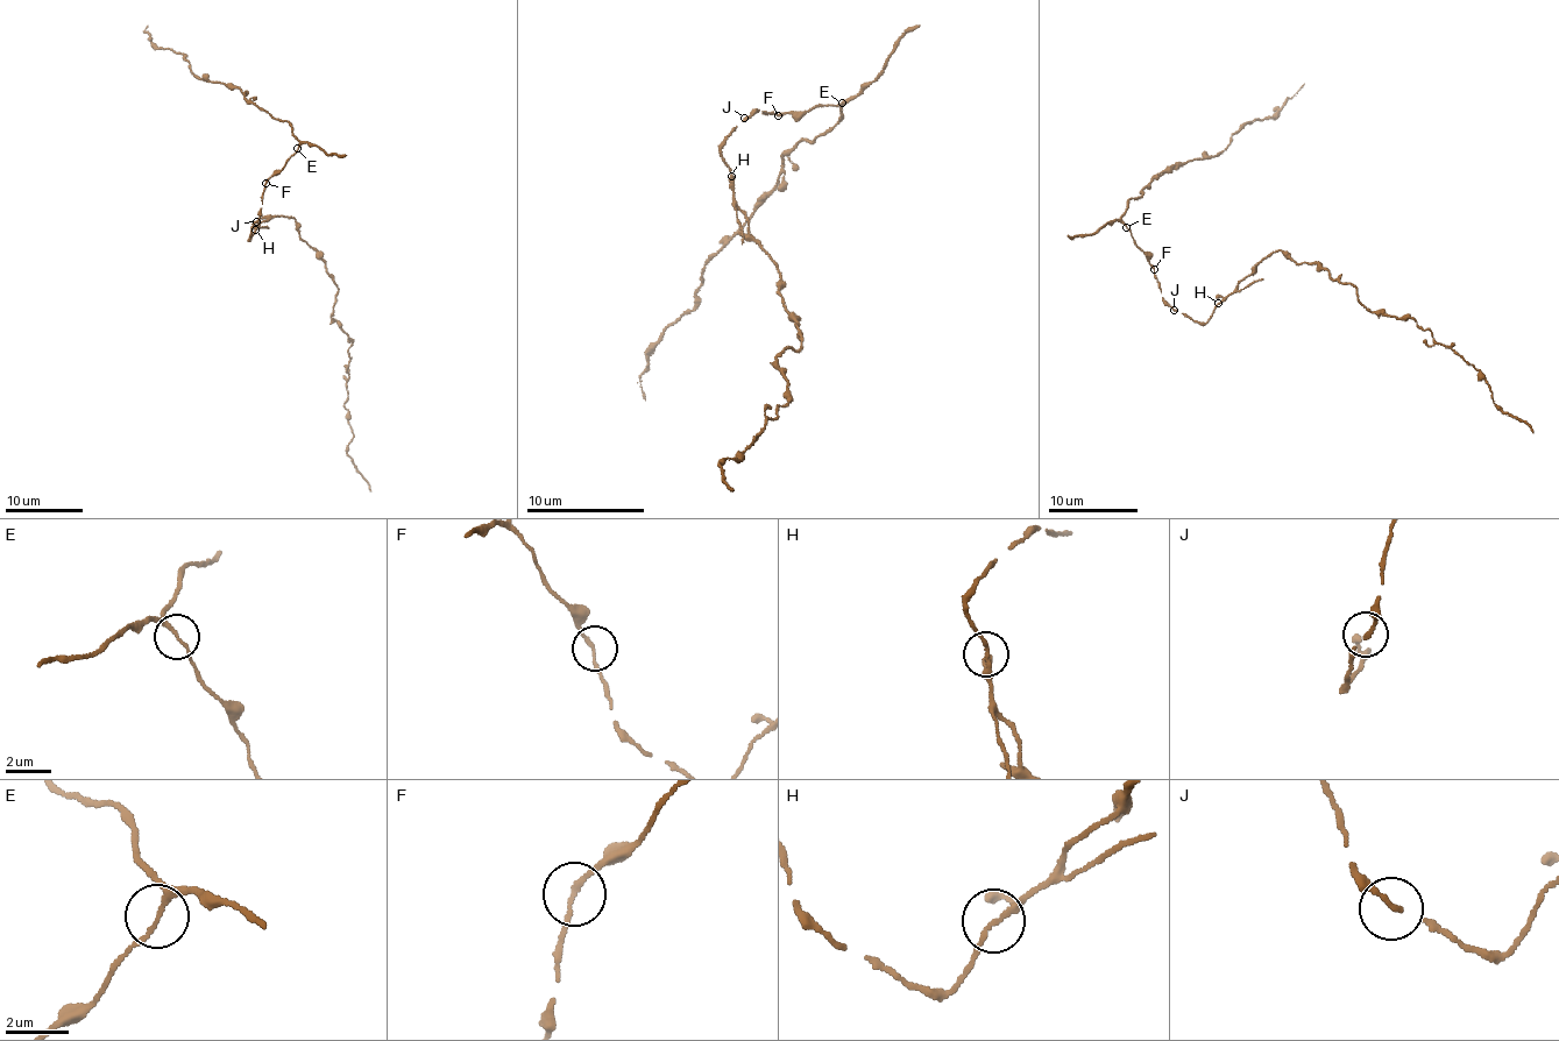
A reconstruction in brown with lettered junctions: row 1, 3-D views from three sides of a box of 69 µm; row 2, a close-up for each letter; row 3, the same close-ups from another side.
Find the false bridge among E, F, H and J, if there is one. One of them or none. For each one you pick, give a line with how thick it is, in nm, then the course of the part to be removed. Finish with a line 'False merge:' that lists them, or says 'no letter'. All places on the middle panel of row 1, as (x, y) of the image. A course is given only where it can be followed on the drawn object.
False merge: no letter

